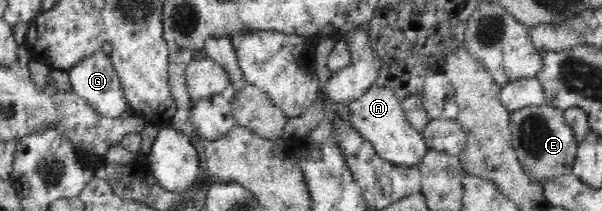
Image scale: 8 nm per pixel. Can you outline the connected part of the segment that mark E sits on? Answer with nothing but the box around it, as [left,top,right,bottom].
[510,104,580,188]

